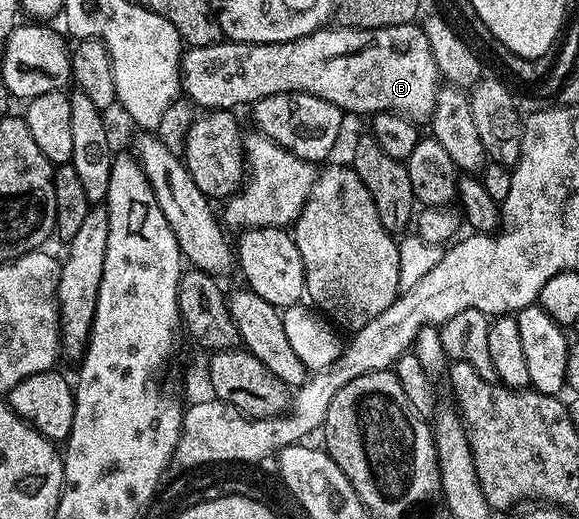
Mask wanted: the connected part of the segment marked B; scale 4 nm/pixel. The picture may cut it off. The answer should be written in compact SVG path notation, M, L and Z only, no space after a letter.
M411 23L409 25L393 25L383 29L352 29L349 27L337 27L330 29L323 27L317 29L314 33L304 35L300 39L292 39L284 43L268 43L267 45L245 45L239 41L227 41L225 39L217 41L214 45L205 45L204 47L190 47L182 55L182 93L190 96L198 105L203 105L203 110L211 109L229 109L237 110L237 105L253 106L254 102L264 99L268 95L277 93L307 93L316 95L328 103L342 110L343 114L366 113L373 115L375 113L403 113L415 123L425 122L432 115L436 107L436 95L440 88L440 74L436 67L436 59L432 59L432 47L428 47L428 35L424 35L421 24Z

